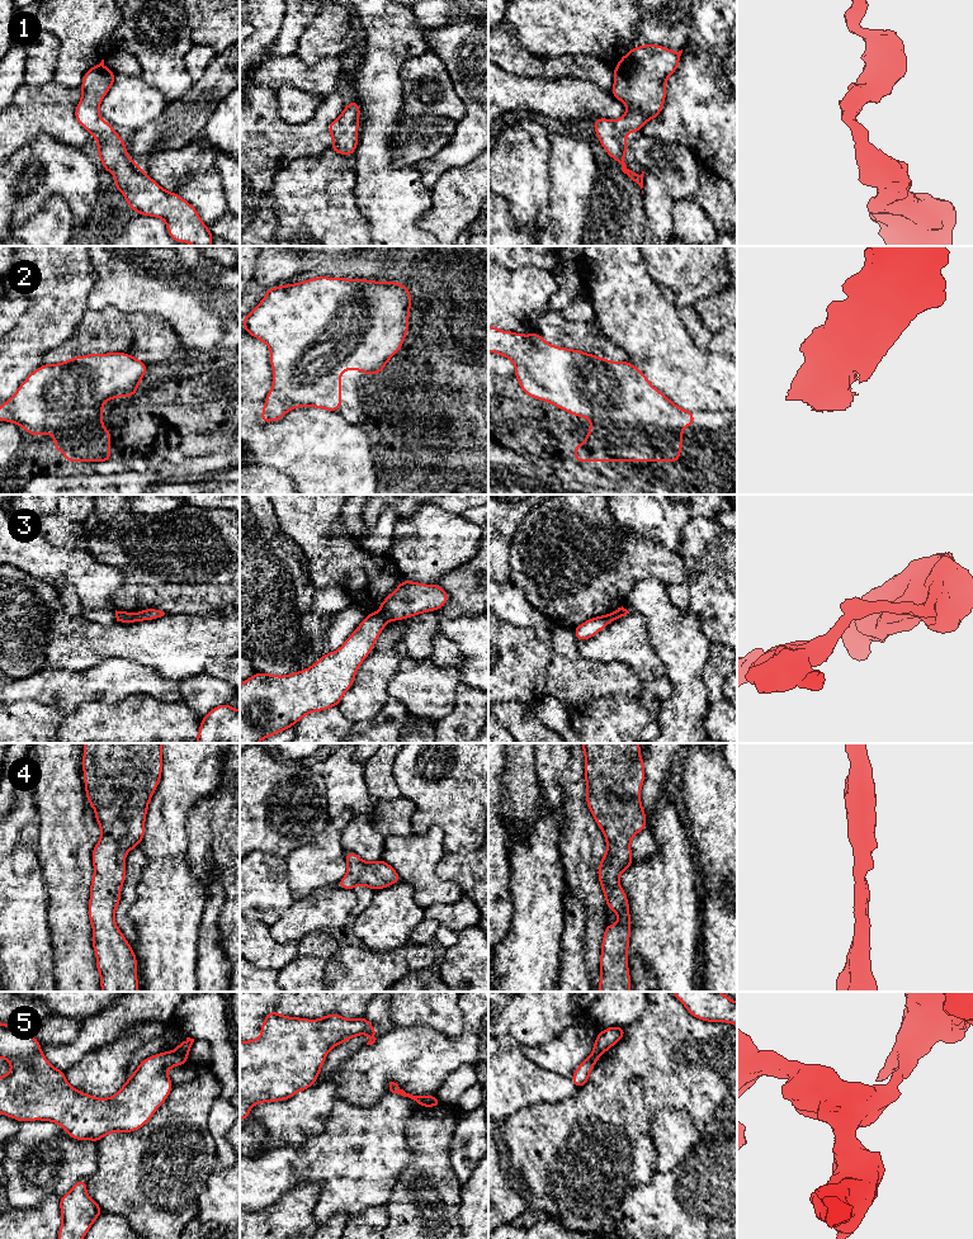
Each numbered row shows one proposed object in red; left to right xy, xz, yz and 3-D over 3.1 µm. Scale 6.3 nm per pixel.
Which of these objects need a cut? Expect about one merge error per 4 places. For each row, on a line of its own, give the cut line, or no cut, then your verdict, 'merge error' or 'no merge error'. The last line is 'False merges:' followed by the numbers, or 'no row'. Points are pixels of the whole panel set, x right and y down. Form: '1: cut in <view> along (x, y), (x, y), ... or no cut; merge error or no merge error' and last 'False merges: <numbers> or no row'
1: no cut; no merge error
2: no cut; no merge error
3: cut in xz along (377, 613), (387, 620); merge error
4: no cut; no merge error
5: cut in xy along (175, 1050), (187, 1057); merge error
False merges: 3, 5

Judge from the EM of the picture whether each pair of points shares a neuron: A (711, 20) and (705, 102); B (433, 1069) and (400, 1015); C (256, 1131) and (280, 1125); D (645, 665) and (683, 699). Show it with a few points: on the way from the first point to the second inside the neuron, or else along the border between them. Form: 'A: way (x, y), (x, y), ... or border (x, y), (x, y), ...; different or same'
A: way (711, 41), (711, 81); same
B: border (396, 1026), (430, 1026), (435, 1030); different
C: border (253, 1121), (259, 1122), (270, 1139); different
D: border (652, 647), (664, 666), (665, 675); different

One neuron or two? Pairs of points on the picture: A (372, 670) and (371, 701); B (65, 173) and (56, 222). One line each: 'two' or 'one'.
A: one
B: two

